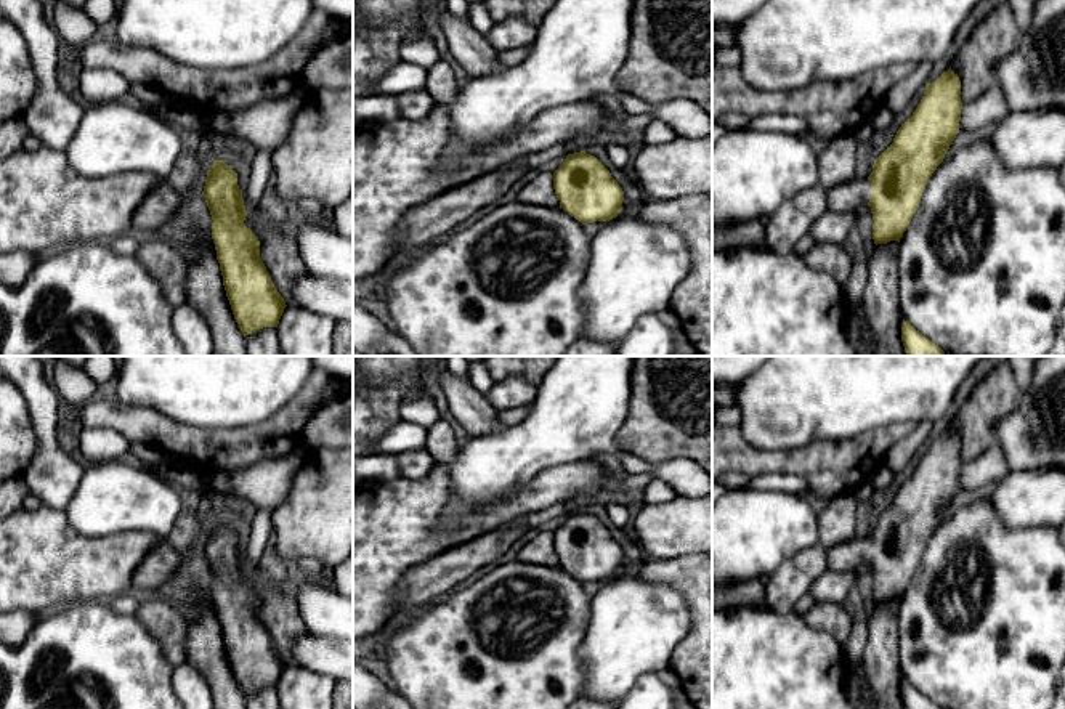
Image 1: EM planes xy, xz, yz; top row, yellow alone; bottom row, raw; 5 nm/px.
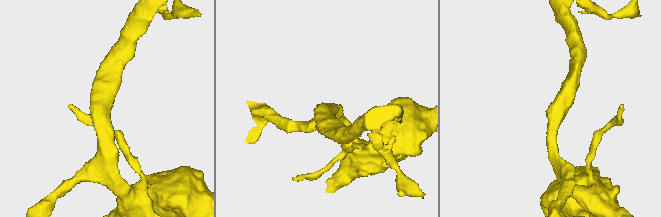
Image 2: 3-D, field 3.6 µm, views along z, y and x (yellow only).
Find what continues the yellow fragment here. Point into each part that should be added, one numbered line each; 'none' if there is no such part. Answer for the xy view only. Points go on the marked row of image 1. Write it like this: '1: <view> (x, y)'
none

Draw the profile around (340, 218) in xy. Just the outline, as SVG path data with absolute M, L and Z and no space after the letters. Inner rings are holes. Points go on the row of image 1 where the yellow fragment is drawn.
M353 196L338 207L335 207L329 213L327 220L335 233L345 237L353 237Z

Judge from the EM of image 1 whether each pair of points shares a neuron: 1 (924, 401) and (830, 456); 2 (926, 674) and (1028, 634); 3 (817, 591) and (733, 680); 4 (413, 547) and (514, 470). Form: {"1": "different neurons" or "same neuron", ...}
{"1": "different neurons", "2": "same neuron", "3": "different neurons", "4": "different neurons"}

